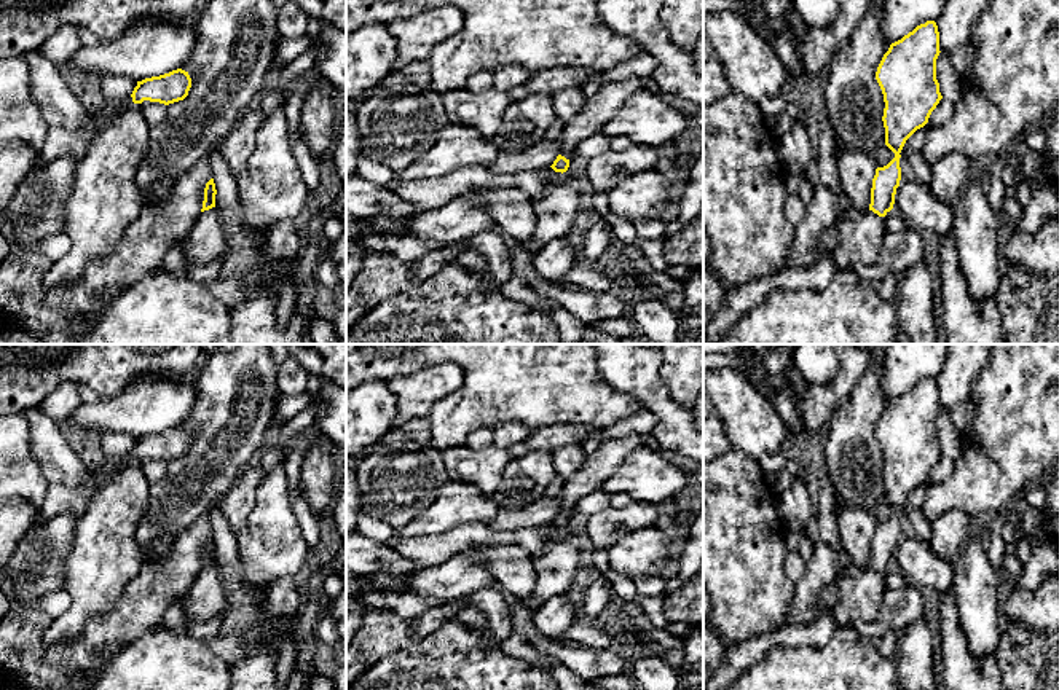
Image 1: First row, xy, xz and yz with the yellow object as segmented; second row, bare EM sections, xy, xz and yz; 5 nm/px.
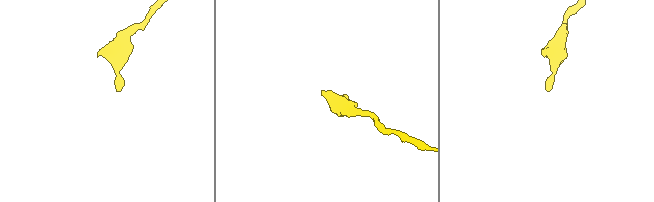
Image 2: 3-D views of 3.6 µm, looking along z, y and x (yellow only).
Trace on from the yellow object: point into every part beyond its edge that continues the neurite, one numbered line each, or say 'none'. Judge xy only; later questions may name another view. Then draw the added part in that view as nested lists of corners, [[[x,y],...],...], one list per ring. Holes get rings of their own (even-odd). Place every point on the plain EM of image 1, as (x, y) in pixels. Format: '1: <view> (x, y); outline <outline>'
1: xy (110, 464); outline [[[126,453],[120,457],[107,457],[104,461],[104,464],[93,472],[94,473],[94,488],[93,488],[93,494],[96,494],[100,486],[124,464],[129,464],[132,459],[131,453]]]

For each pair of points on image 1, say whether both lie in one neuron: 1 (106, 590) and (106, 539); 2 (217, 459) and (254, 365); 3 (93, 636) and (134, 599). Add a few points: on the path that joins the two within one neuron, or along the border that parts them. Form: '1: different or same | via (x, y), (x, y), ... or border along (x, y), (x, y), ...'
1: same | via (106, 577), (106, 552)
2: same | via (225, 435), (232, 413), (232, 399), (236, 389)
3: same | via (104, 631), (125, 611)

